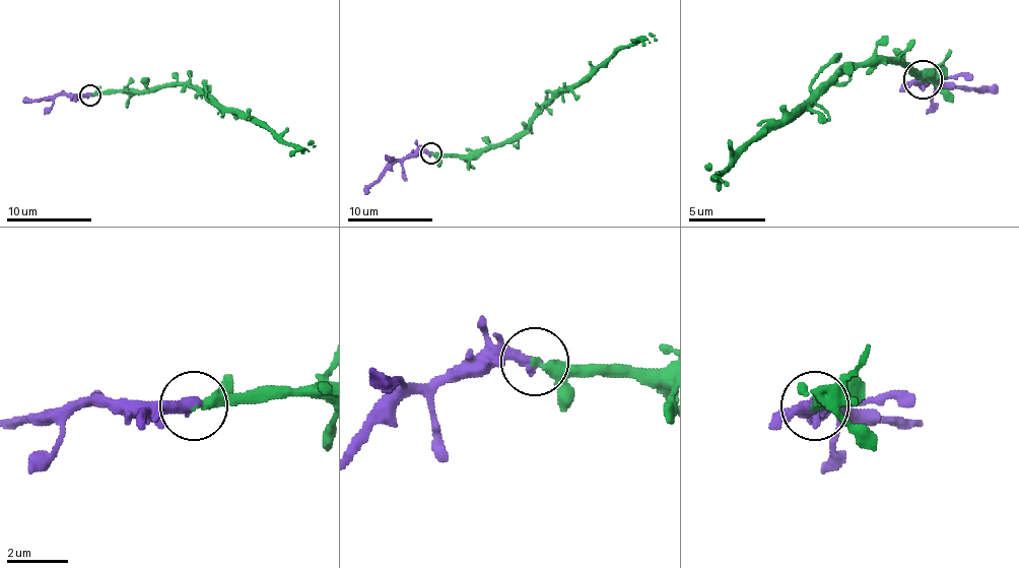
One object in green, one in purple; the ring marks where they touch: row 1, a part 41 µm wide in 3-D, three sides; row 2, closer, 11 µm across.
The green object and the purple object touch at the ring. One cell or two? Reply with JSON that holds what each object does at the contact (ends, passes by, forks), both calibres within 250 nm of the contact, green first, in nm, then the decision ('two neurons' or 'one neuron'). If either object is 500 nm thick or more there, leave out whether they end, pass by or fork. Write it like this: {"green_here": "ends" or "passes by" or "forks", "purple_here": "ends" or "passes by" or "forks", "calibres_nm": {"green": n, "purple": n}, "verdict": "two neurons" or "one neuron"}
{"green_here": "ends", "purple_here": "ends", "calibres_nm": {"green": 360, "purple": 420}, "verdict": "one neuron"}

